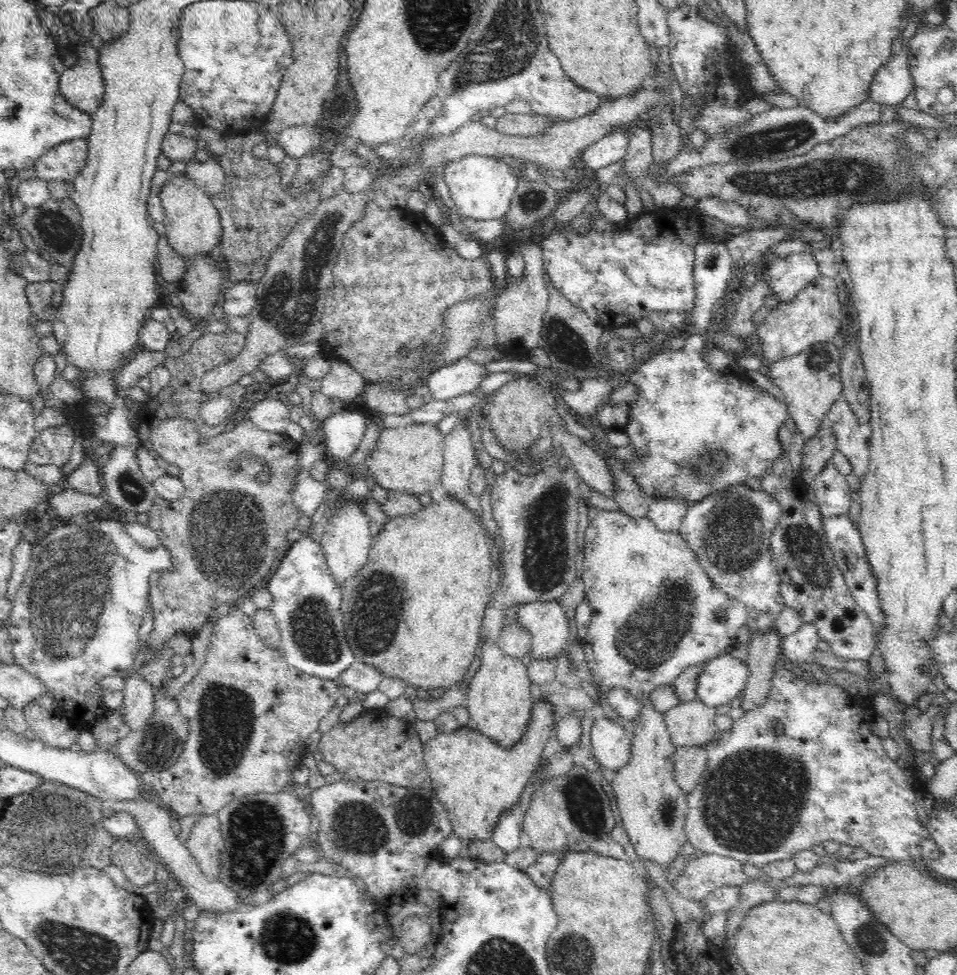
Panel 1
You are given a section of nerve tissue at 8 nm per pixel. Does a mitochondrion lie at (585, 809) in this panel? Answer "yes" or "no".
yes

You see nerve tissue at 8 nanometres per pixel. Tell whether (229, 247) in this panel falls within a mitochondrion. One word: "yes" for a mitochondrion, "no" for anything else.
no

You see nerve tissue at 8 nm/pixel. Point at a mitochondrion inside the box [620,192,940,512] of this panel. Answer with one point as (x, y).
(704, 462)

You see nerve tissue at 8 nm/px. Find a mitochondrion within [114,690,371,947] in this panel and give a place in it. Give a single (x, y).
(256, 829)

